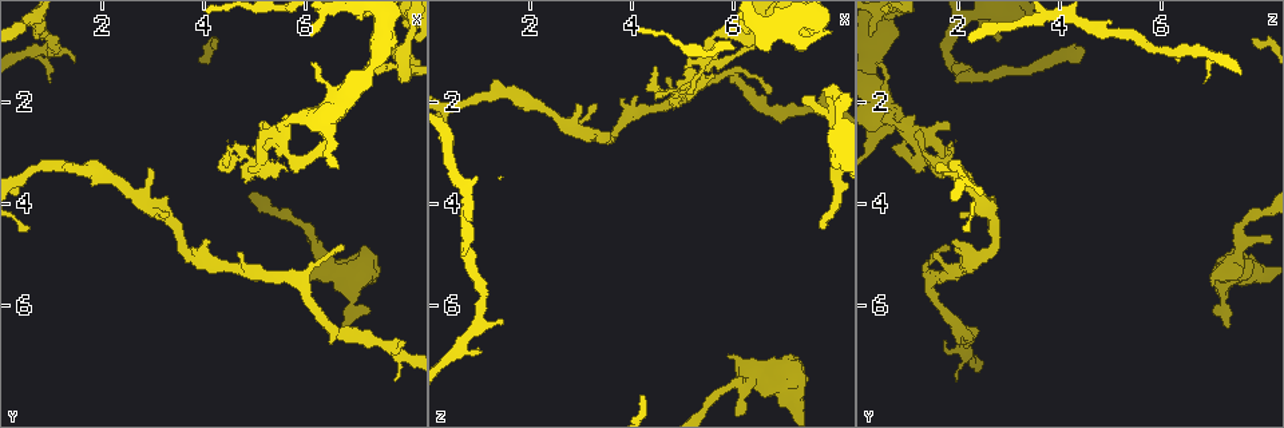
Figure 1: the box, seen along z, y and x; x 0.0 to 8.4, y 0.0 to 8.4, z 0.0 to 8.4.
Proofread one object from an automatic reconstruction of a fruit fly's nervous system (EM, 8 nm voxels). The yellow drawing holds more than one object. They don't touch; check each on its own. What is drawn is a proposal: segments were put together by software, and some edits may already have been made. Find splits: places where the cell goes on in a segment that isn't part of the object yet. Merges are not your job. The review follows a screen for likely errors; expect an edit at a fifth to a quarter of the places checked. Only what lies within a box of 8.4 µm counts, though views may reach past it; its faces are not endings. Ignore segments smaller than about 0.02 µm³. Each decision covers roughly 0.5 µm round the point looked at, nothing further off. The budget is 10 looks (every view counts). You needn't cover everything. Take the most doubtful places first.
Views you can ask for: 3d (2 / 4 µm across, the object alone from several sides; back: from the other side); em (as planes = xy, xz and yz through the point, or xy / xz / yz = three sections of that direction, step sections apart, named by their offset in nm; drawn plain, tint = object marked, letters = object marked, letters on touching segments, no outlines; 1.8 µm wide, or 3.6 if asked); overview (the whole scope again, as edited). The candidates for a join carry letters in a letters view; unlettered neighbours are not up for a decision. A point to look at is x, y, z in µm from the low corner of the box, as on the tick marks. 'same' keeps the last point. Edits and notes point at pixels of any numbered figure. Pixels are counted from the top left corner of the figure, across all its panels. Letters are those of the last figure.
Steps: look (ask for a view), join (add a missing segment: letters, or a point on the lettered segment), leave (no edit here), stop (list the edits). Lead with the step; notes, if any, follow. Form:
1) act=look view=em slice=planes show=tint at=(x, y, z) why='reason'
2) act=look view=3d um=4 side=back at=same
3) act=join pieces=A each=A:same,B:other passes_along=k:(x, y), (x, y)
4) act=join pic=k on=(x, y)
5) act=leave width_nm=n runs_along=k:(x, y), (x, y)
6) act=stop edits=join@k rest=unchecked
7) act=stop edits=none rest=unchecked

act=look view=3d um=4 side=back at=(5.55, 2.55, 1.05) why='a fork'

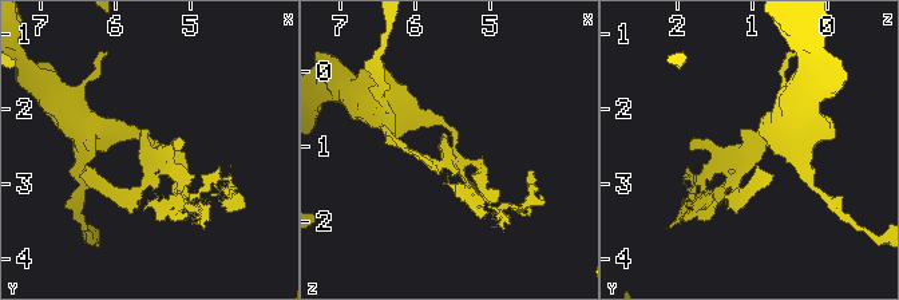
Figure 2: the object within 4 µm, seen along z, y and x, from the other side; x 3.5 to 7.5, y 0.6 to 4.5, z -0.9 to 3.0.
act=look view=em slice=planes show=letters at=(5.55, 2.60, 1.05)

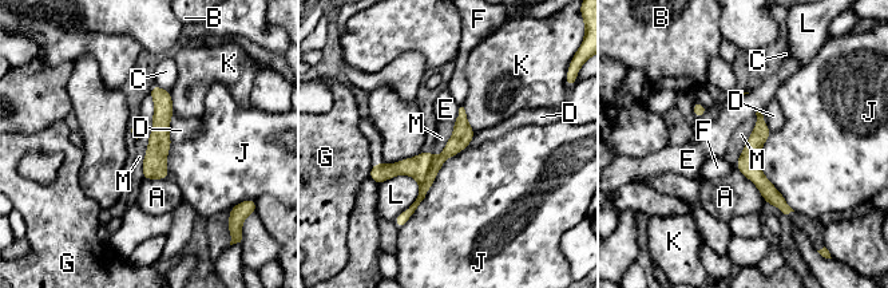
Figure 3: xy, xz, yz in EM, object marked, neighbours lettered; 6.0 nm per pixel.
act=leave longest_contact=J:600nm each=A:other,B:other,C:other,D:other,E:other,F:other,G:other,J:other,K:other,L:other,M:other found='no lettered segment goes on from it'

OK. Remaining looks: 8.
act=look view=em slice=yz step=16 show=letters at=(7.80, 1.00, 4.45) why='branch stops here'

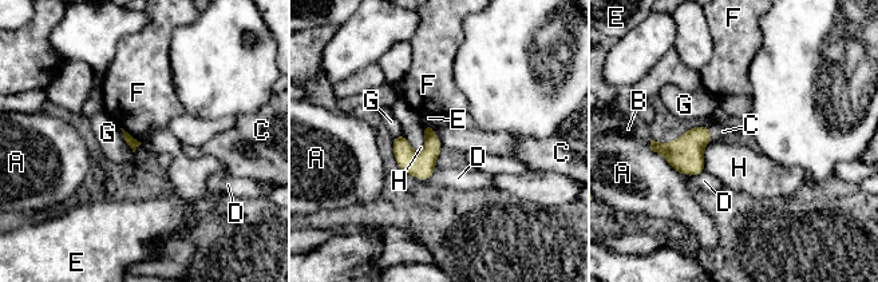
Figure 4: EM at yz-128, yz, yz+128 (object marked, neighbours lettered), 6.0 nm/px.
act=join pieces=C each=A:other,B:other,C:same,D:other,E:other,F:other,G:other,H:other passes_along=4:(422, 165), (436, 136), (467, 140) found='it goes on there'

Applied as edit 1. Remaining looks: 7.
act=look view=em slice=planes show=plain at=(5.85, 5.55, 7.05) why='thick end'

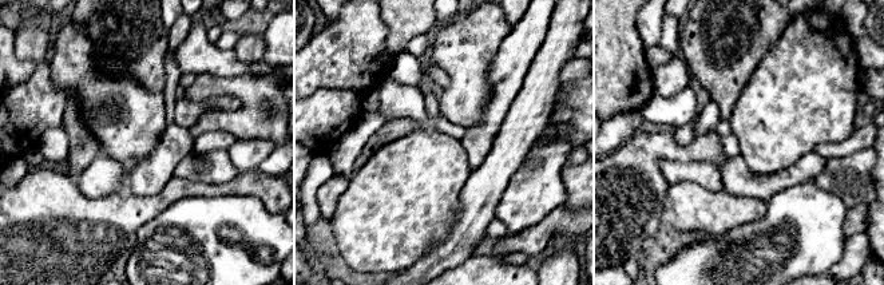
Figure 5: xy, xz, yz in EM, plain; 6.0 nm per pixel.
act=look view=em slice=planes show=tint at=same why='where the object lies'

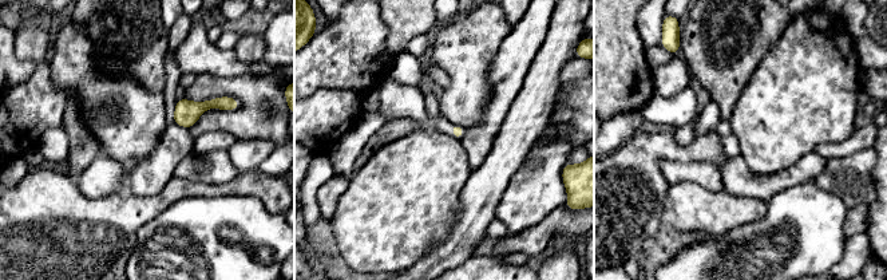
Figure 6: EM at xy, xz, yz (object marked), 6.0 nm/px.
act=look view=em slice=planes show=letters at=same

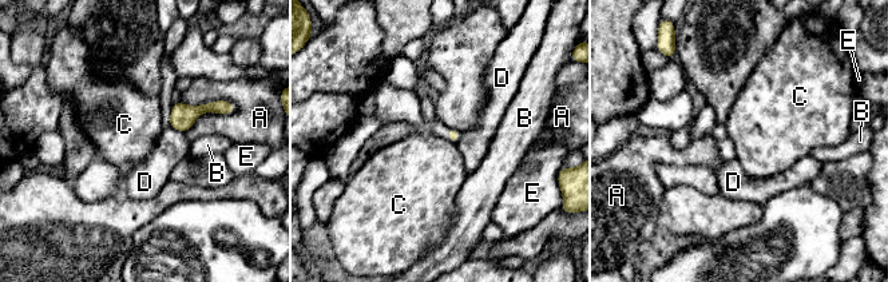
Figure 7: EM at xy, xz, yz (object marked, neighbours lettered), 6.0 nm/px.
act=leave each=A:other,B:other,C:other,D:other,E:other border=7:(447, 138), (455, 143) found='none of them fits'

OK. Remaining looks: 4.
act=stop edits=join@4 rest=unchecked

